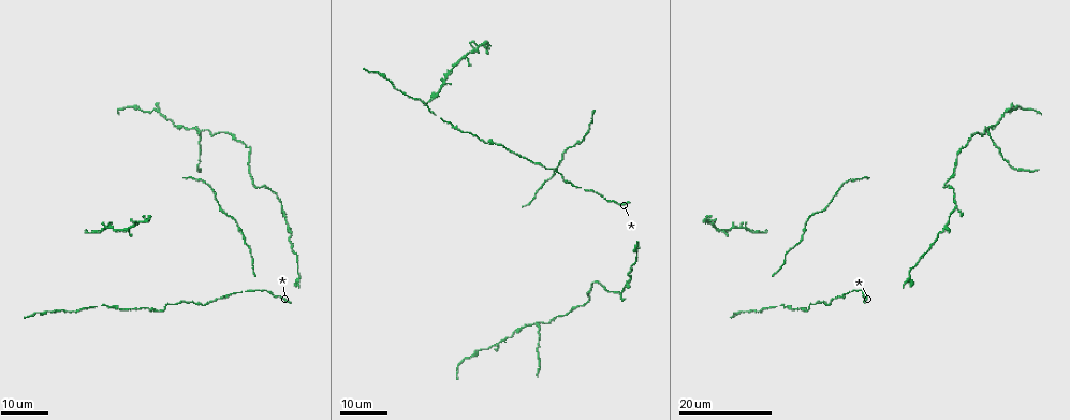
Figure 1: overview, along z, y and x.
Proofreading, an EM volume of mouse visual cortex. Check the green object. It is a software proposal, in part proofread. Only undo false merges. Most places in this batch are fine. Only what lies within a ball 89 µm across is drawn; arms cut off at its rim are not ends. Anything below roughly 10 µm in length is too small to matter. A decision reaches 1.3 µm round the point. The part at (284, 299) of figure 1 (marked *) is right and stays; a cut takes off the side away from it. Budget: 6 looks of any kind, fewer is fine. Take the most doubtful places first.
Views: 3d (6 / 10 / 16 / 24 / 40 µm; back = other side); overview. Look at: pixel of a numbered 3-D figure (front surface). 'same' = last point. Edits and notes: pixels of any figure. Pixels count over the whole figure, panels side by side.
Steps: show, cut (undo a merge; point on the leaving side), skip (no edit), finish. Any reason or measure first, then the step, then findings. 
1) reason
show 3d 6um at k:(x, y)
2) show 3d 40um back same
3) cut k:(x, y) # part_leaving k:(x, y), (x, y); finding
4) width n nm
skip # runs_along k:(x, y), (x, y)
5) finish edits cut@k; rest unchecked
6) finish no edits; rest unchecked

branch point
show 3d 16um at 1:(536, 327)

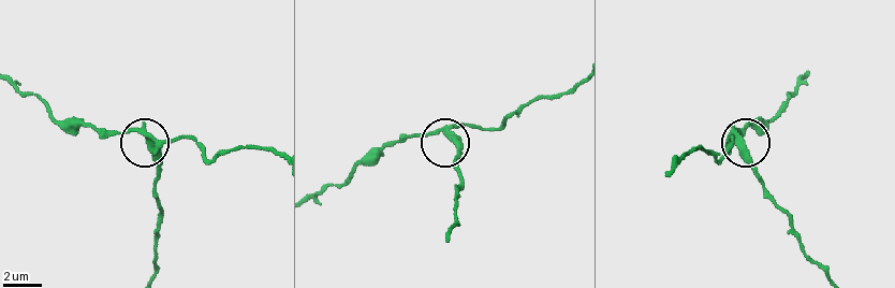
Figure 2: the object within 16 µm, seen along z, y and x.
show 3d 6um at 2:(151, 147)

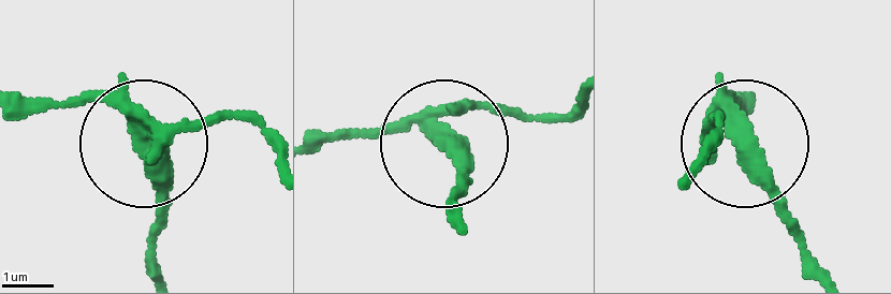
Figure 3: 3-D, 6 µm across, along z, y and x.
side_arm 16 um
cut 3:(453, 156) # part_leaving 3:(431, 128), (456, 174), (456, 208); two neurons meet here

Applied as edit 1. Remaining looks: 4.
show overview

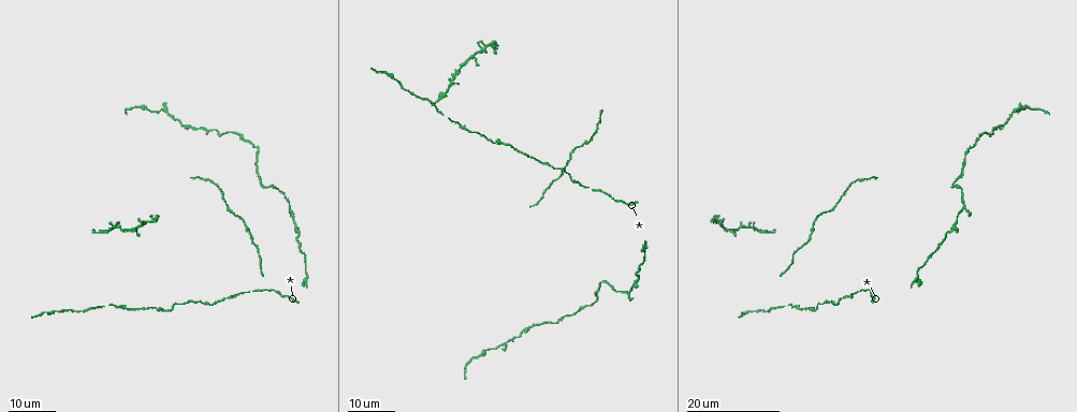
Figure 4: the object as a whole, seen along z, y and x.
thick turns thin
show 3d 24um at 4:(117, 306)

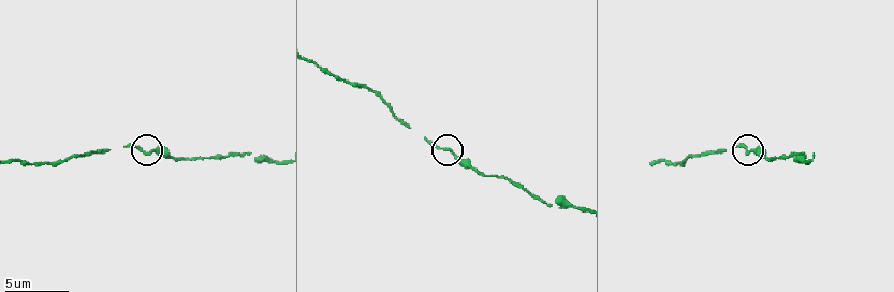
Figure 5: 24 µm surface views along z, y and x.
show 3d 10um at 5:(154, 152)

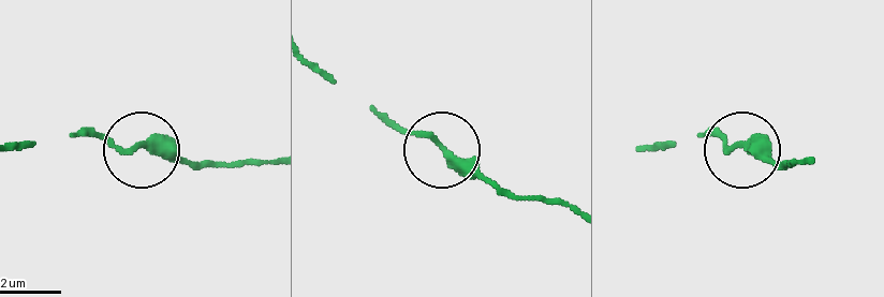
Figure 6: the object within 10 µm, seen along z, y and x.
skip # runs_along 6:(807, 160), (766, 160), (723, 136), (702, 136); all the same neuron

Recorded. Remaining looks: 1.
sudden change in width
show 3d 10um at 5:(805, 162)

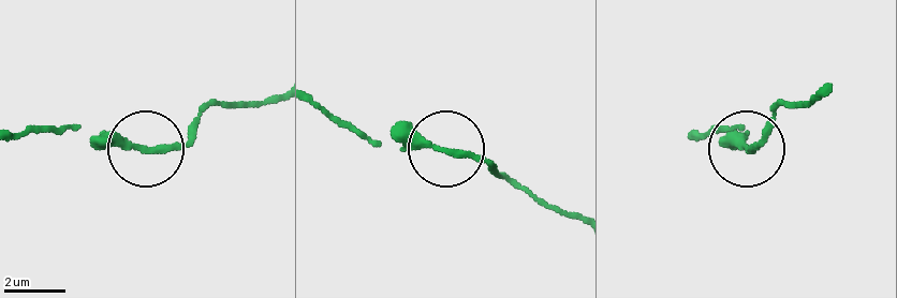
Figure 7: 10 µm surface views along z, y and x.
skip # runs_along 7:(575, 218), (537, 203), (483, 162), (421, 144), (362, 138); continuous, no second neuron

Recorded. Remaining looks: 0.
finish edits cut@3; rest unchecked

